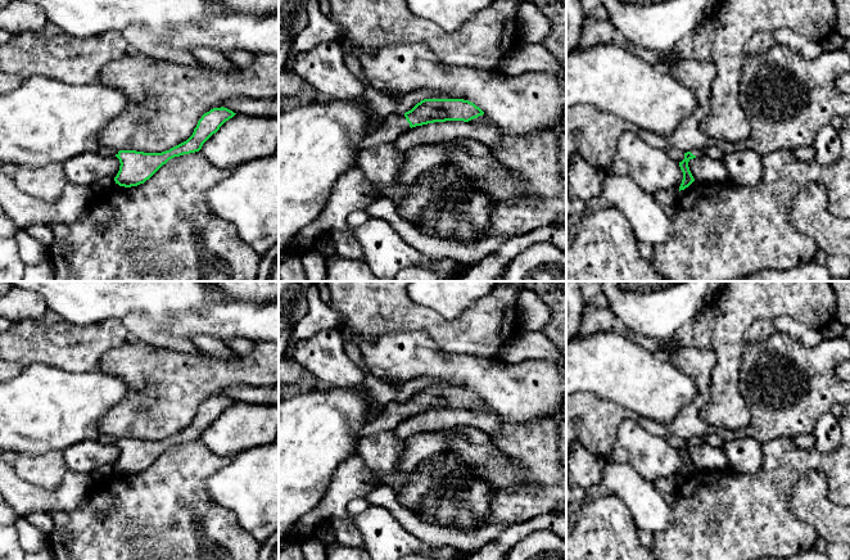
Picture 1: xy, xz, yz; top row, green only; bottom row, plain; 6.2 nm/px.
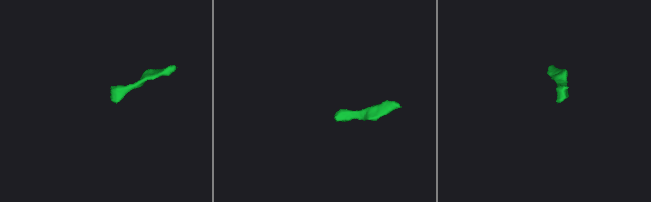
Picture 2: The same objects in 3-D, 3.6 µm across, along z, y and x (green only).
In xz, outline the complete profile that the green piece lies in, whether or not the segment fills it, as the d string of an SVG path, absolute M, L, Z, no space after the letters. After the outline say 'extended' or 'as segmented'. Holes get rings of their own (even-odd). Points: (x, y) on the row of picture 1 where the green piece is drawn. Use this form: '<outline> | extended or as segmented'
M424 99L403 116L392 114L384 125L358 144L358 153L381 144L394 143L404 131L434 122L469 122L484 112L474 103L464 99Z | extended

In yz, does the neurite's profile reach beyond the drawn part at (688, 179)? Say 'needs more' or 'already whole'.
needs more

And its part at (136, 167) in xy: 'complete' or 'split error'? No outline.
split error

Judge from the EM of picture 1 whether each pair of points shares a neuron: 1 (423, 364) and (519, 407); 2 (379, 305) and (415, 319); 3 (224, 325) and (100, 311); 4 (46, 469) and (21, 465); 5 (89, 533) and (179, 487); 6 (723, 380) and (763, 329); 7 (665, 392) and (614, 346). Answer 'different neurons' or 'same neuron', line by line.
1: same neuron
2: same neuron
3: same neuron
4: same neuron
5: same neuron
6: different neurons
7: same neuron

